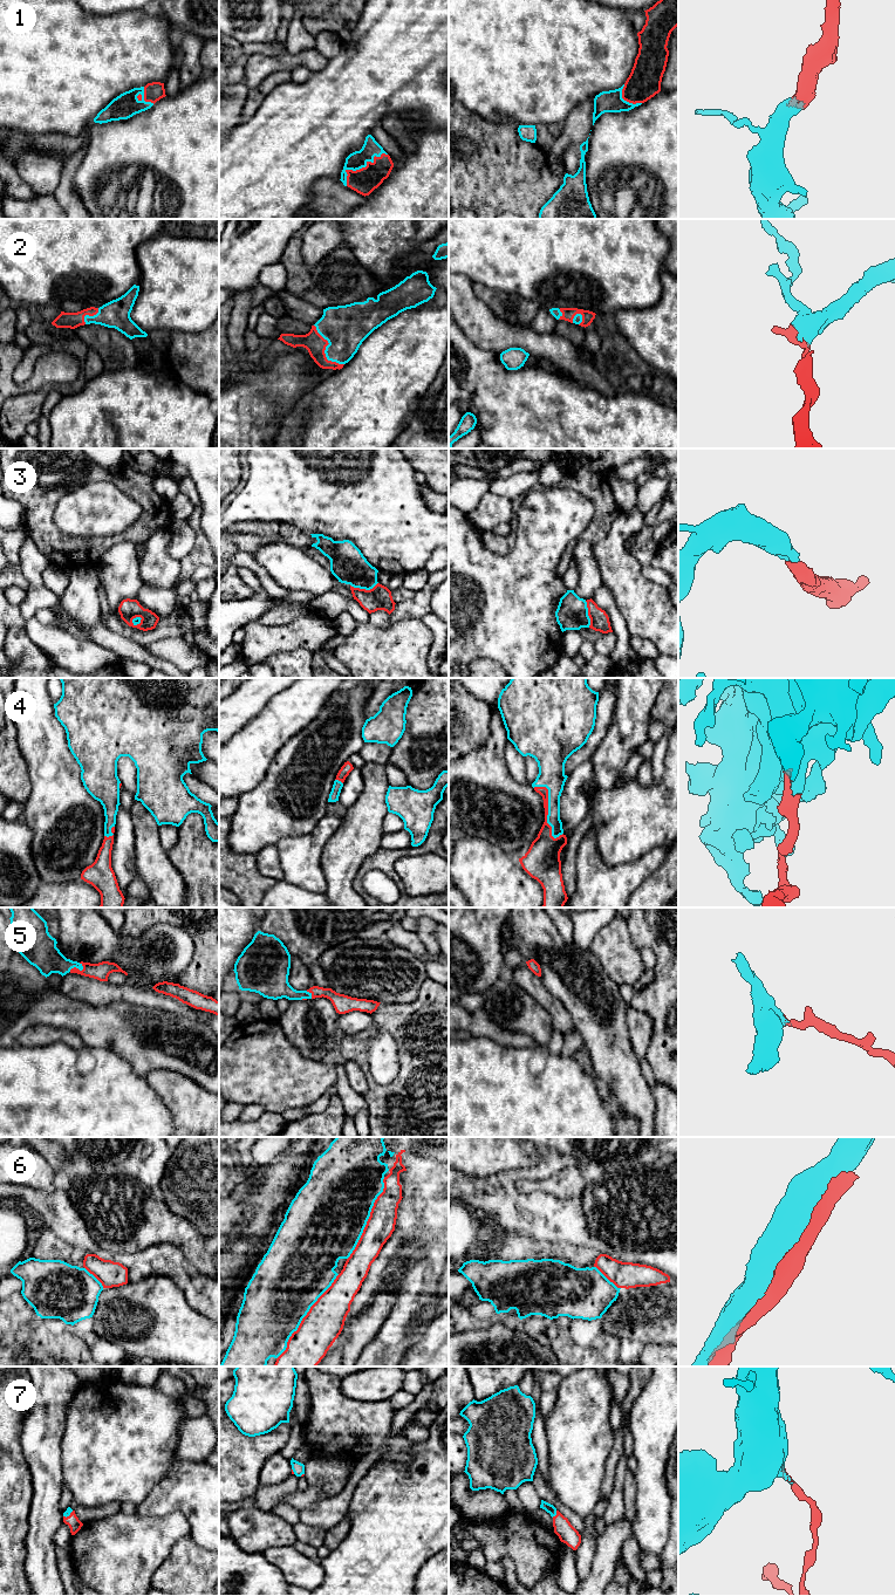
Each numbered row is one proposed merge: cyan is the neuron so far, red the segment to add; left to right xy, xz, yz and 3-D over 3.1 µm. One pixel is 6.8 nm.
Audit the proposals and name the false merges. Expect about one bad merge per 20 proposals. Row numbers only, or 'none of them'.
none of them

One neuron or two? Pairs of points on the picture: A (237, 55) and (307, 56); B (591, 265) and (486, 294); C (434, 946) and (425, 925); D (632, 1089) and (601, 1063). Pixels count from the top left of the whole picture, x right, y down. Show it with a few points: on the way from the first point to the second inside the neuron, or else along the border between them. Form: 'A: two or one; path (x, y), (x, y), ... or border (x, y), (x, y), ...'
A: two; border (247, 57), (243, 60)
B: two; border (473, 282), (526, 298)
C: one; path (430, 942), (425, 930)
D: one; path (624, 1082), (608, 1066)

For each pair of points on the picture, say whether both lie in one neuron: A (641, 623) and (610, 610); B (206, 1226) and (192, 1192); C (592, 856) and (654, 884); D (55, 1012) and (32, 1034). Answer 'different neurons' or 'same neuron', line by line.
A: different neurons
B: same neuron
C: different neurons
D: different neurons

